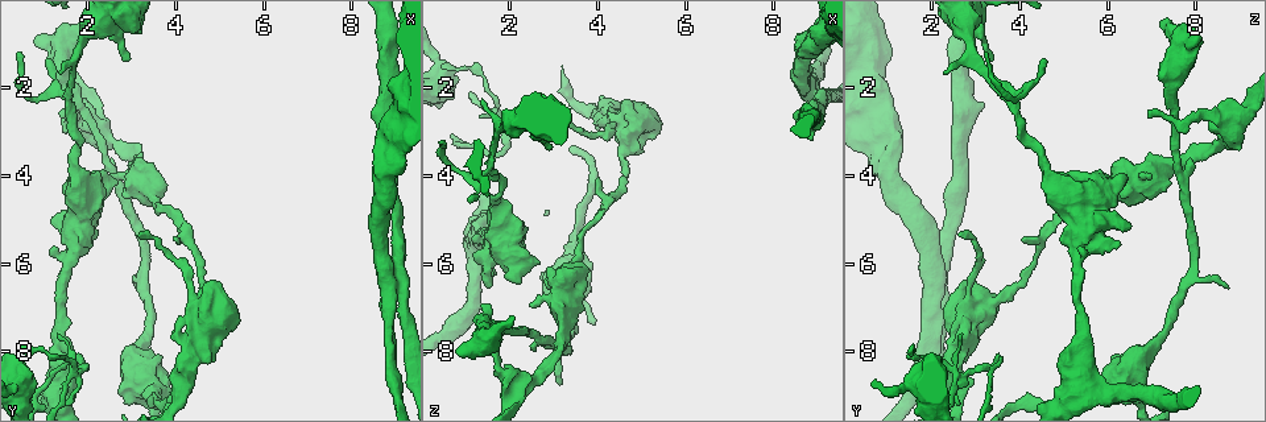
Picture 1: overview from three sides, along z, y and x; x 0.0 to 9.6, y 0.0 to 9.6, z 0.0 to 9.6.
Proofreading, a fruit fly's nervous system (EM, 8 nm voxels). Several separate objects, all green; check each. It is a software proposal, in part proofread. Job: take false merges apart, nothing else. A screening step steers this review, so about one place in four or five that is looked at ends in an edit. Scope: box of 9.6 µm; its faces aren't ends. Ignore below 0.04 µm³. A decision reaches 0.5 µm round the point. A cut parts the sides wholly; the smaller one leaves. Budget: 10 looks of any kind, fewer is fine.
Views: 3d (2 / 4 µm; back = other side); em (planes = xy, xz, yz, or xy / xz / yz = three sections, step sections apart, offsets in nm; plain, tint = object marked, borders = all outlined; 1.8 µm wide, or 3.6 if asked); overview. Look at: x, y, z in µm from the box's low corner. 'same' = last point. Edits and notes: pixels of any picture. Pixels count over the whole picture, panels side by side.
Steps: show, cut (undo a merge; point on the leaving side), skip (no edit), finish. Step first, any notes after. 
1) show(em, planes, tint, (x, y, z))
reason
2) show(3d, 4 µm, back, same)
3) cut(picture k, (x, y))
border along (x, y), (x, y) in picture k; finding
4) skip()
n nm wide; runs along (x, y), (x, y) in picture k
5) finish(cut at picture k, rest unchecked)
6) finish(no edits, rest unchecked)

show(em, planes, plain, (2.20, 2.85, 8.60))
a fork

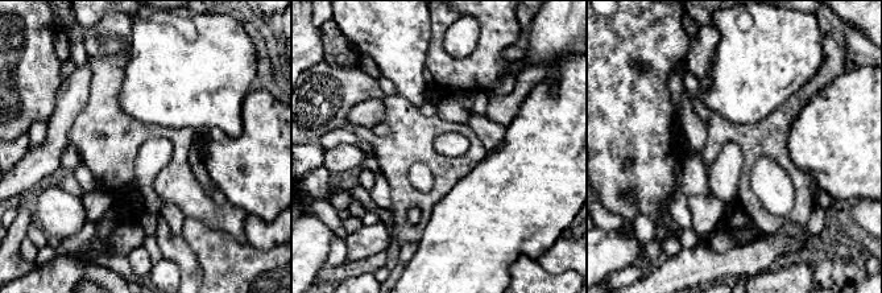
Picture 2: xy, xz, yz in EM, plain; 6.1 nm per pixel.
show(em, planes, tint, same)

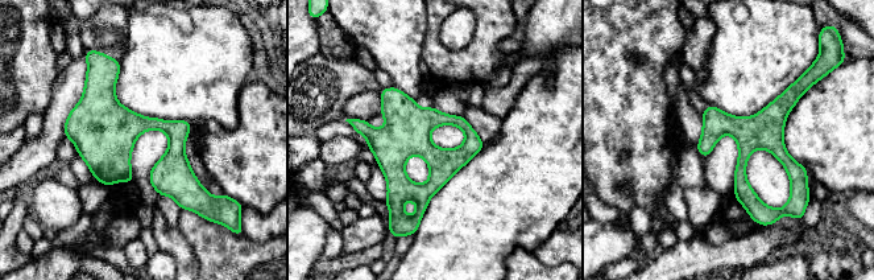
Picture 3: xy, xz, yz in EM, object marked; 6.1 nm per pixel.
skip()
runs along (791, 90), (744, 152), (754, 215) in picture 3; continuous, no second neuron

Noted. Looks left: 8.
show(em, 3.6 µm, xy, step 16, tint, (1.80, 5.45, 5.35))
abrupt turn

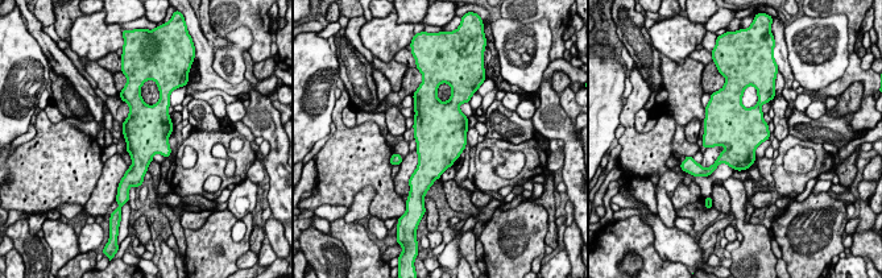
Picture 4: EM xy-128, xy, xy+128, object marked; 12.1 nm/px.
show(em, 3.6 µm, planes, tint, same)

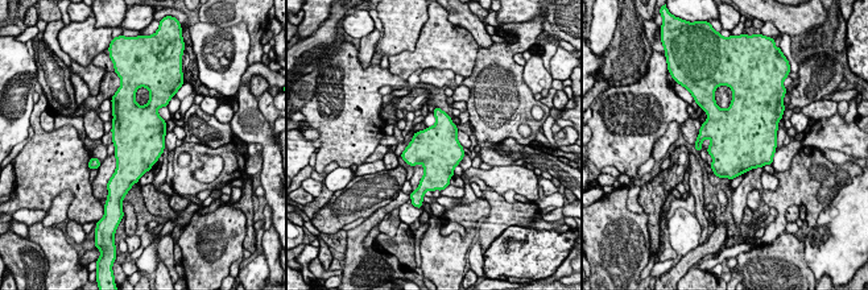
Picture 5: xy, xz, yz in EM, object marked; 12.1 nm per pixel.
skip()
550 nm wide; continuous, no second neuron

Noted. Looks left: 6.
show(3d, 4 µm, (4.65, 6.60, 3.85))
sudden change in width

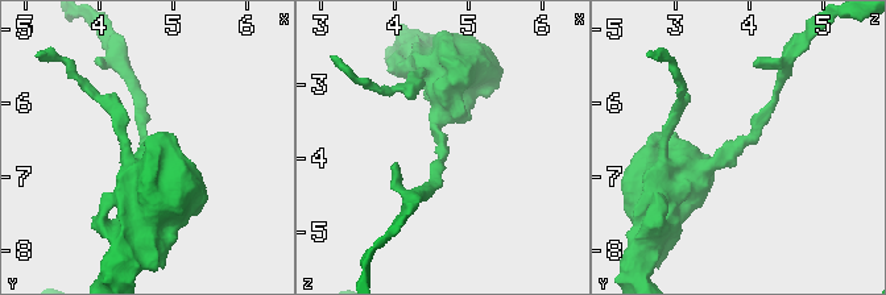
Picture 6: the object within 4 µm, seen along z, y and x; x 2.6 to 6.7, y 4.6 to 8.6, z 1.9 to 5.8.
show(em, planes, tint, (4.65, 6.55, 3.90))
now the EM

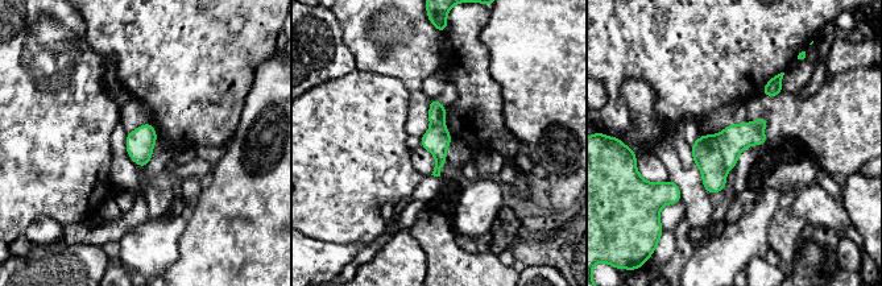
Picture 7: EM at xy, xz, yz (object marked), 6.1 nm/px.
cut(picture 7, (732, 140))
border along (715, 136), (723, 165), (727, 169) in picture 7; two neurons meet here

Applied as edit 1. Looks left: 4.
finish(cut at picture 7, rest unchecked)

